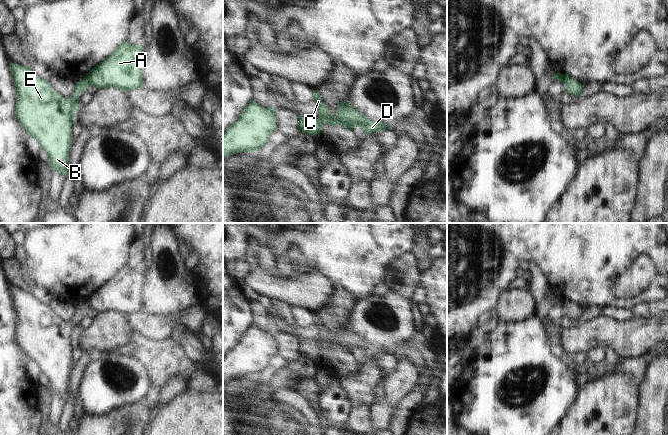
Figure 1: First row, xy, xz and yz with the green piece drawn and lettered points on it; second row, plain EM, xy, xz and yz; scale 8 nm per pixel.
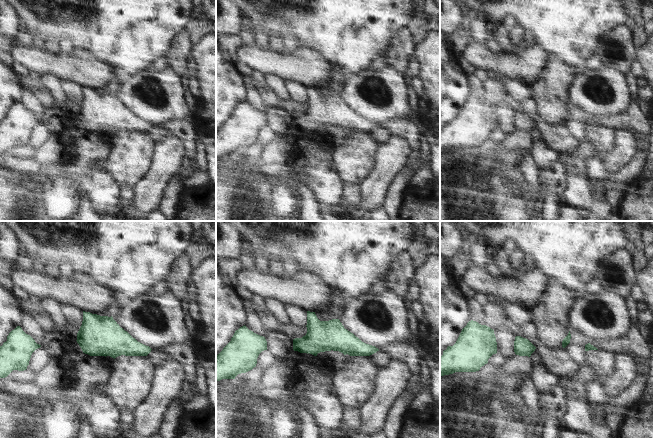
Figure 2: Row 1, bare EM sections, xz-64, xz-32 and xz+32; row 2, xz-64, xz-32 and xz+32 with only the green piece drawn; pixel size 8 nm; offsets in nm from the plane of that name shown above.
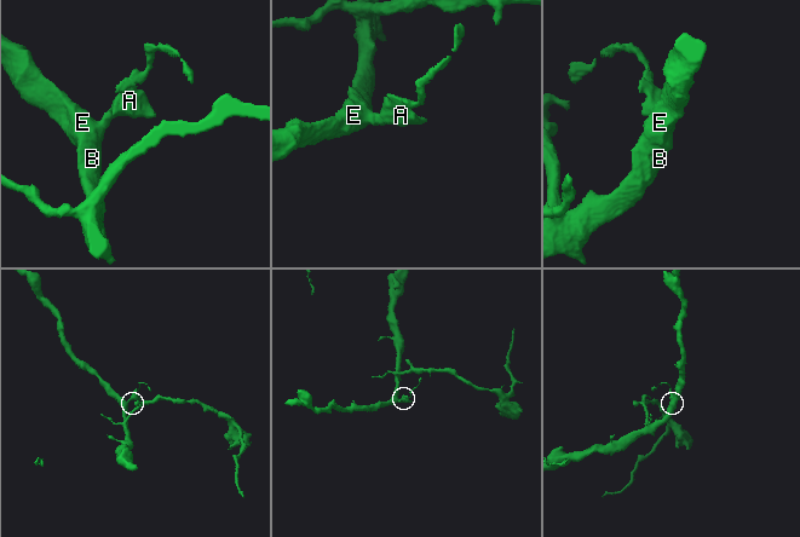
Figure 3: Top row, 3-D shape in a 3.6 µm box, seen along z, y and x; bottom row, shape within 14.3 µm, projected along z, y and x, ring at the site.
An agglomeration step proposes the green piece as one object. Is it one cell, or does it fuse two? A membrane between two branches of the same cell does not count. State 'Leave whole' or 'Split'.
Leave whole

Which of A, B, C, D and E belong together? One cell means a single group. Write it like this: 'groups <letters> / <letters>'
groups A B C D E

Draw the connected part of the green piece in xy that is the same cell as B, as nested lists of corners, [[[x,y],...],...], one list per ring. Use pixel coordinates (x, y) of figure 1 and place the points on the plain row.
[[[127,265],[123,266],[106,283],[96,289],[82,306],[76,306],[74,316],[69,322],[62,321],[48,305],[34,299],[30,290],[21,290],[10,286],[10,295],[14,301],[18,319],[16,341],[27,359],[34,361],[39,366],[40,372],[46,376],[52,394],[57,394],[64,401],[68,399],[66,391],[72,368],[71,350],[74,346],[75,336],[80,332],[79,319],[87,316],[89,310],[114,311],[125,316],[143,312],[143,300],[141,299],[143,275],[142,269],[132,270]]]

